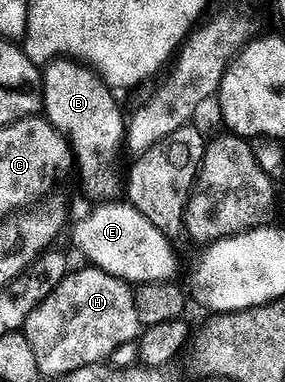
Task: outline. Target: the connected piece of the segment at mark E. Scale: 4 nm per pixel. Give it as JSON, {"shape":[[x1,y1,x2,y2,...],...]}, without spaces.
{"shape":[[103,203,94,209,74,230,74,242,90,261,87,263,131,286,168,282,176,278,180,264,171,244,173,241,134,209,131,203]]}

